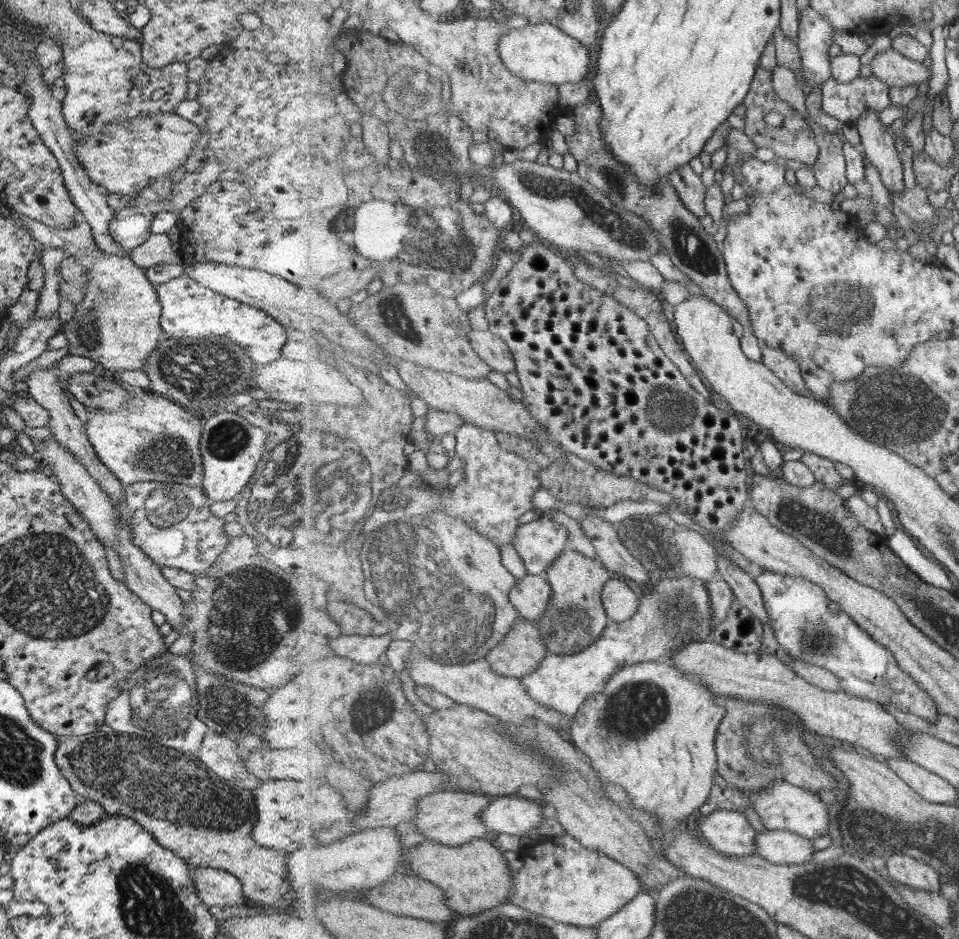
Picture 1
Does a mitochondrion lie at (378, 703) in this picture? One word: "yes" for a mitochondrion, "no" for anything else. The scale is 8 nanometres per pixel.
yes

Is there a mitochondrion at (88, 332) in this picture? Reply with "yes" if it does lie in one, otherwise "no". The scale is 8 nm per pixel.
yes

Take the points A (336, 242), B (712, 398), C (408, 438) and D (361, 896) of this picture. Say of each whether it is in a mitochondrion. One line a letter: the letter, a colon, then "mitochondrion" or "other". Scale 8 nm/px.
A: other
B: other
C: other
D: other

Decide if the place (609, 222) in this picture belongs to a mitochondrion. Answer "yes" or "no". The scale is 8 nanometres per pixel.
yes

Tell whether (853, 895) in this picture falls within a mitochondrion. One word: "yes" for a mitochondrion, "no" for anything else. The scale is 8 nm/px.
yes

